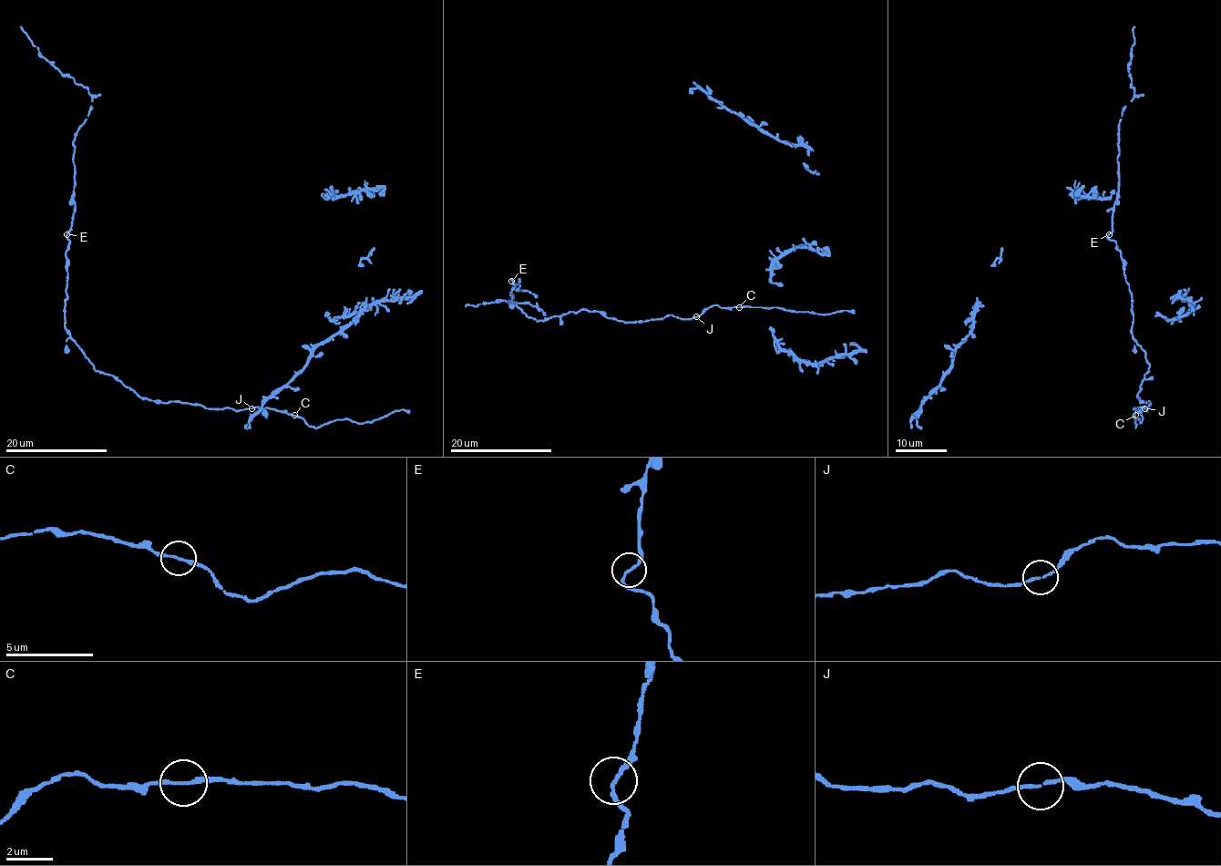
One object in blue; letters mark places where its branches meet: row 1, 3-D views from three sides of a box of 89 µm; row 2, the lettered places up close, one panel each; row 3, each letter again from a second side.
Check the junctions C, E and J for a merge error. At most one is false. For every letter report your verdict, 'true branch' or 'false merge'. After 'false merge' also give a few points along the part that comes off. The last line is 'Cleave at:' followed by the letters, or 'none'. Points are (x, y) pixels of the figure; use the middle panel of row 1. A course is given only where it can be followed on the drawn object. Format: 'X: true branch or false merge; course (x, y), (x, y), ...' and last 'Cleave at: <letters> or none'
C: true branch
E: true branch
J: true branch
Cleave at: none

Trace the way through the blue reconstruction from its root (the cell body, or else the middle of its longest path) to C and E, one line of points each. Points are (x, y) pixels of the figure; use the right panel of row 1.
C: (1146, 408), (1134, 407), (1134, 415)
E: (1146, 408), (1150, 402), (1137, 393), (1149, 363), (1133, 337), (1131, 293), (1109, 233)

